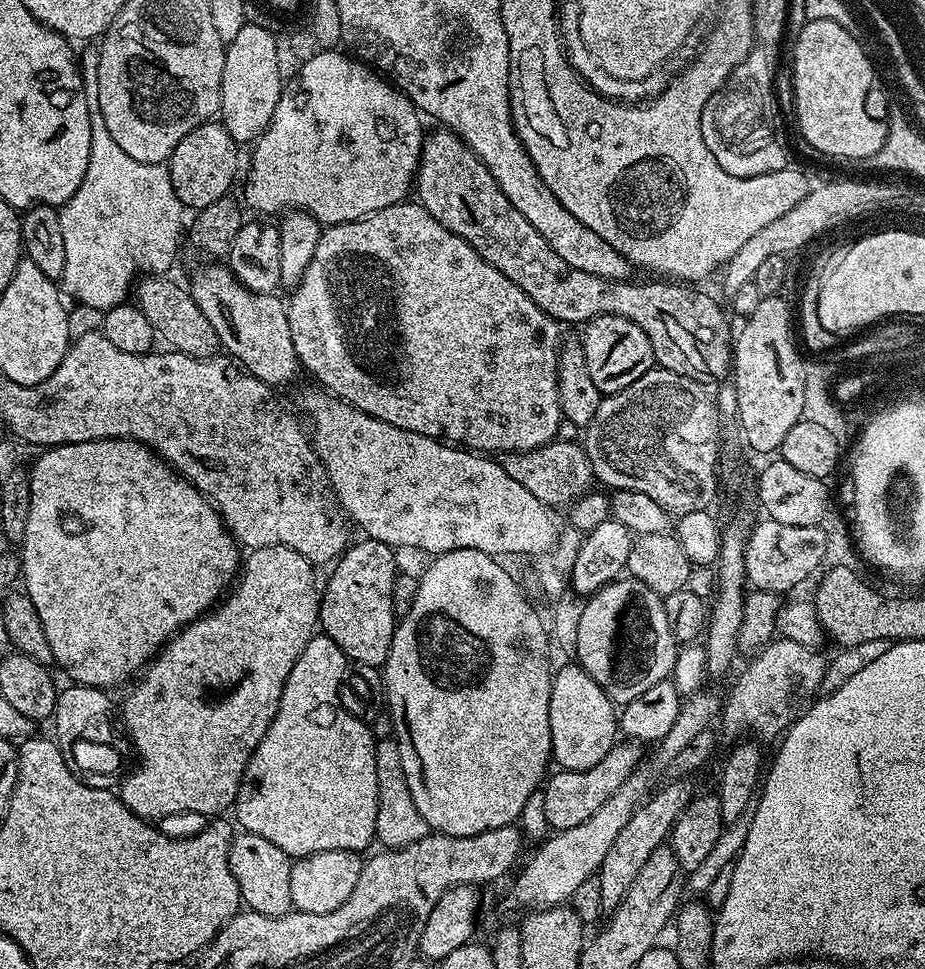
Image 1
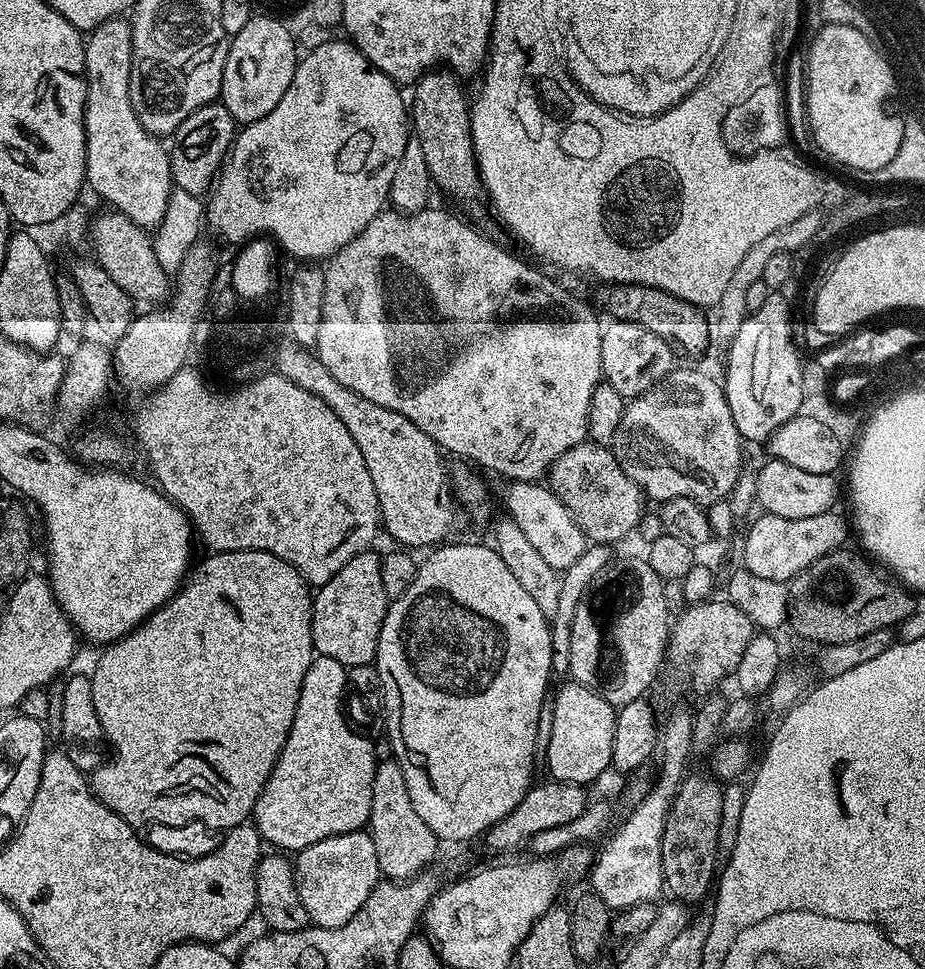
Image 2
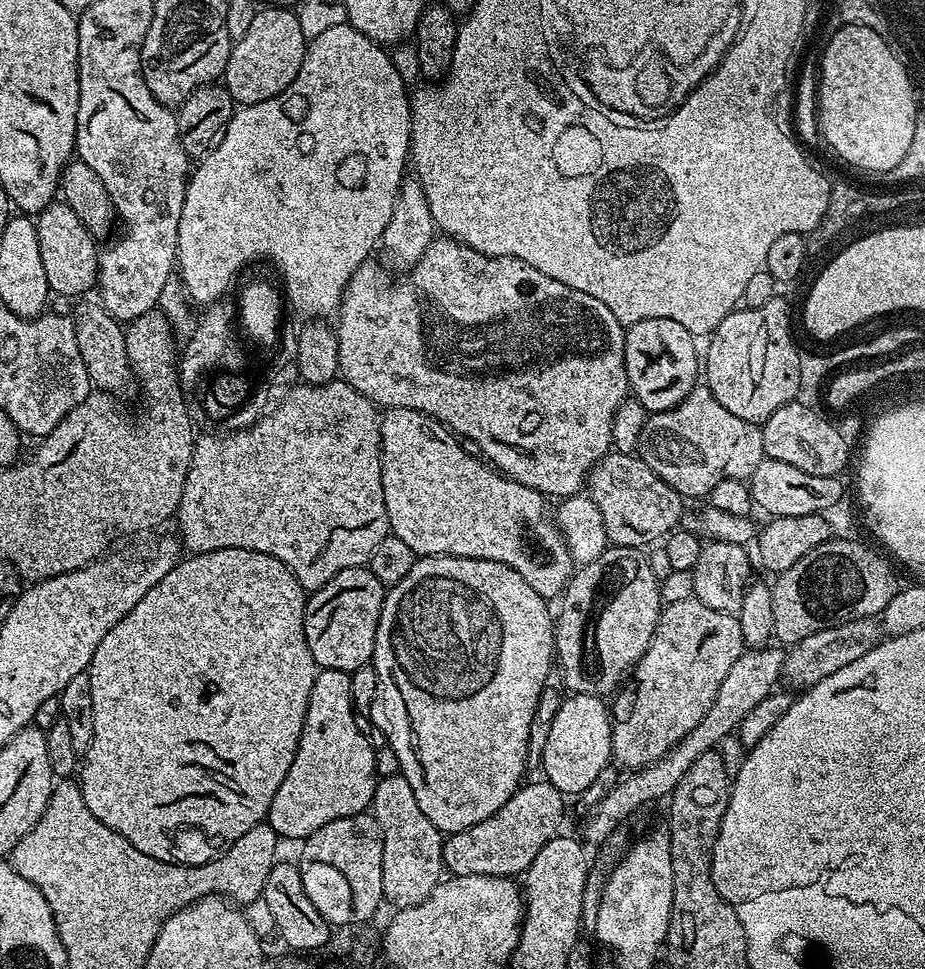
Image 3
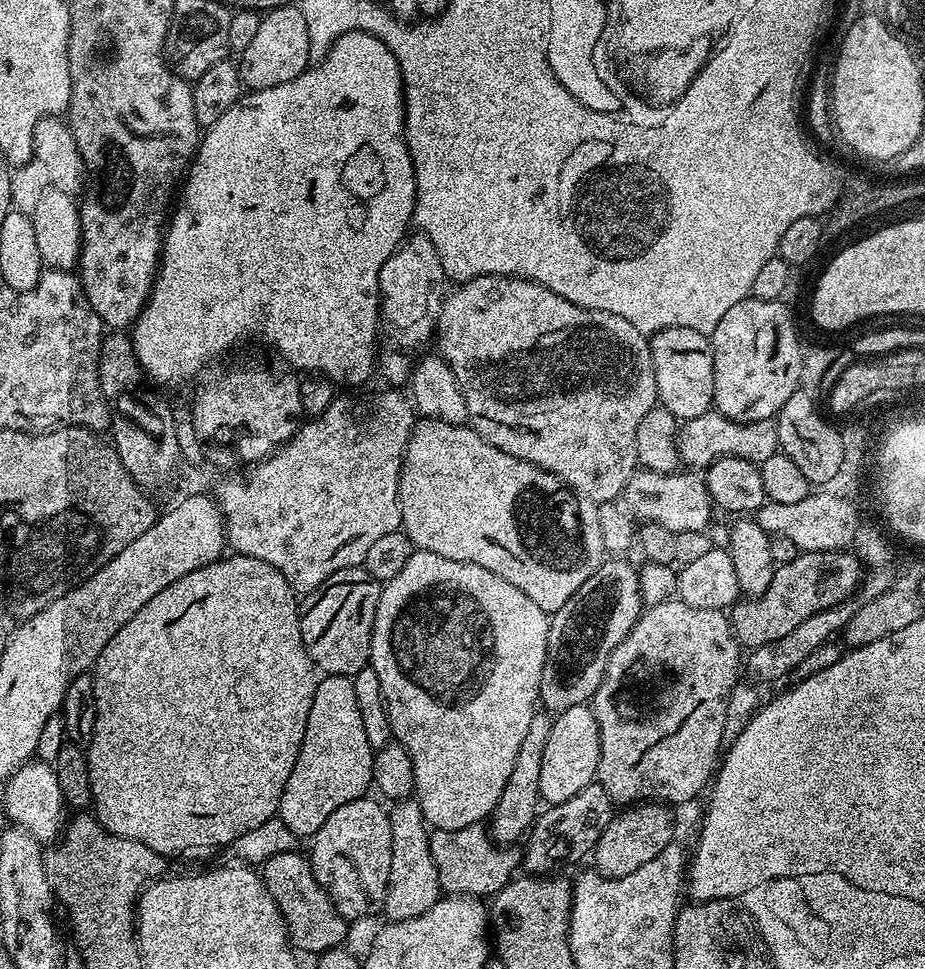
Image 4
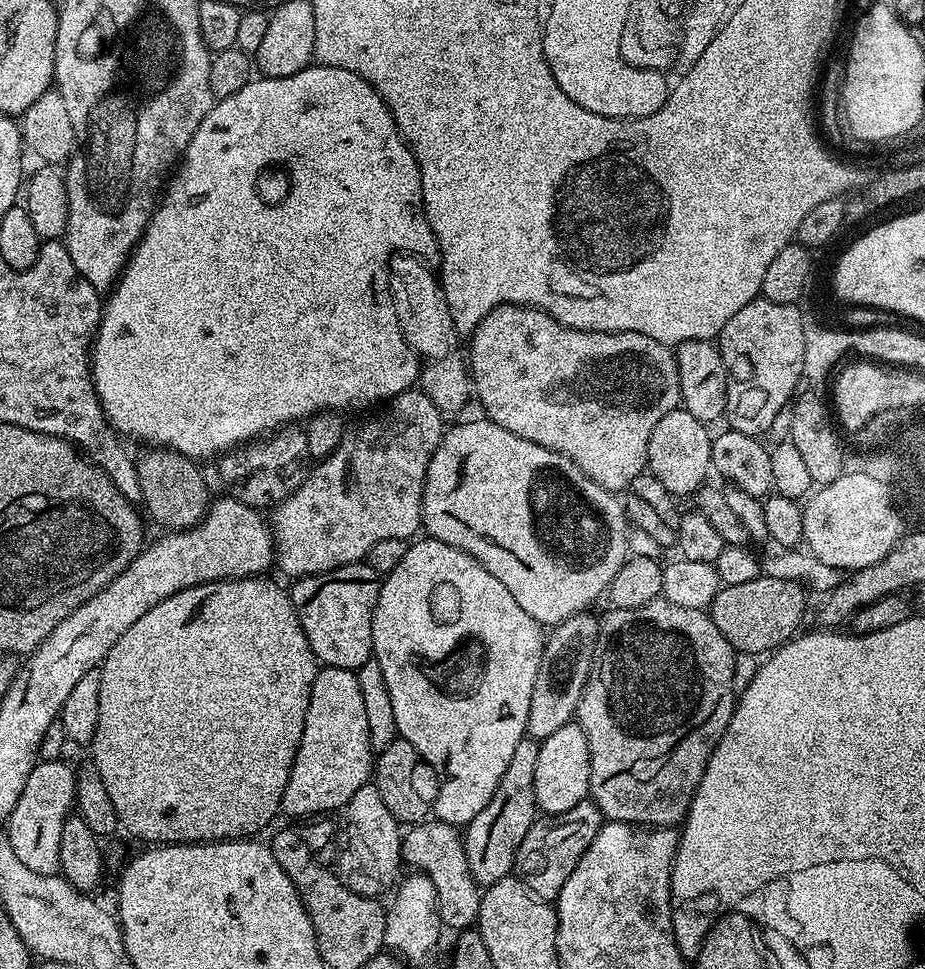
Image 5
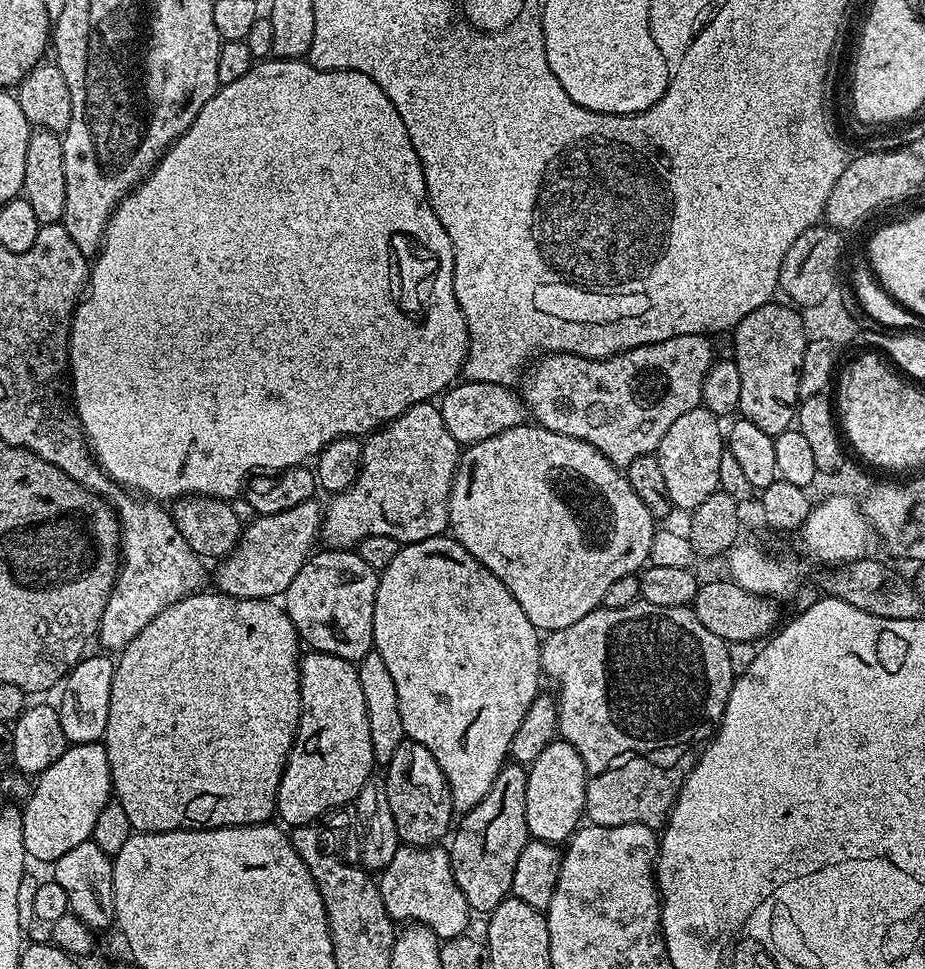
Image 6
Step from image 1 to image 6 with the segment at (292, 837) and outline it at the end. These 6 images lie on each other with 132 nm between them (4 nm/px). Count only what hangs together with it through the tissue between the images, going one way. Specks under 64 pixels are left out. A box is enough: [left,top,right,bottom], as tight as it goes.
[276,651,376,826]

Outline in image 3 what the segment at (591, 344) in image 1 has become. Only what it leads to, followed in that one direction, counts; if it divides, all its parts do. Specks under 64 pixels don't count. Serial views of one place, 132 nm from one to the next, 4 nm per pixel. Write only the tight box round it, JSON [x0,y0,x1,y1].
[624,318,702,414]

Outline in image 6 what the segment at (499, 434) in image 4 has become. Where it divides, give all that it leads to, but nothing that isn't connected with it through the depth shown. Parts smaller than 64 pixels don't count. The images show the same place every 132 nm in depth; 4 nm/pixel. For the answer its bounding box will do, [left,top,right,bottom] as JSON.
[518,334,714,470]

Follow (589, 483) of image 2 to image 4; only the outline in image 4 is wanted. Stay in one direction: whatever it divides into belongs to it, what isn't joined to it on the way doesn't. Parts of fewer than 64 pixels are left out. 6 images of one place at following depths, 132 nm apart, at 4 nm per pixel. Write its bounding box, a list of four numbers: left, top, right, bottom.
[623,470,714,533]

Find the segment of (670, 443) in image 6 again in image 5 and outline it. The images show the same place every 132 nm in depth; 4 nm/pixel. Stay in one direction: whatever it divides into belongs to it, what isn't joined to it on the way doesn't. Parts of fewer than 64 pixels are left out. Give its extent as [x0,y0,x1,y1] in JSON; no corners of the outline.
[647,406,712,498]

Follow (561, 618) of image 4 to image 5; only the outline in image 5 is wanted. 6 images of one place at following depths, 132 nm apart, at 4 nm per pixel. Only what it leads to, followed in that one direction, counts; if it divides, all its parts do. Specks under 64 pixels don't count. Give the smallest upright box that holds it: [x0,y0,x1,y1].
[527,610,600,742]

